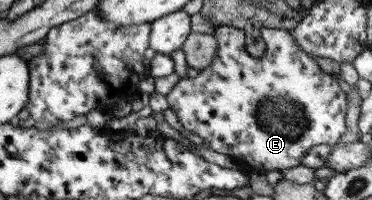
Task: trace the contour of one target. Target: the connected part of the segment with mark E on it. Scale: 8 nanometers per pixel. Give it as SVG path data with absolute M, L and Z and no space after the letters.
M217 26L213 30L217 38L217 53L213 61L195 78L180 79L166 95L169 108L175 111L179 123L187 133L191 132L209 144L209 148L235 159L243 159L249 165L268 171L283 171L302 165L303 158L315 145L335 147L346 133L346 94L337 83L338 77L330 75L309 57L294 41L290 30L262 27L265 55L255 58L245 50L245 31L233 26Z

